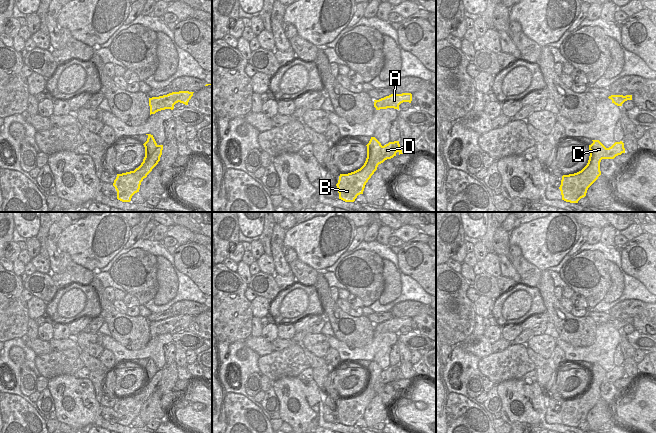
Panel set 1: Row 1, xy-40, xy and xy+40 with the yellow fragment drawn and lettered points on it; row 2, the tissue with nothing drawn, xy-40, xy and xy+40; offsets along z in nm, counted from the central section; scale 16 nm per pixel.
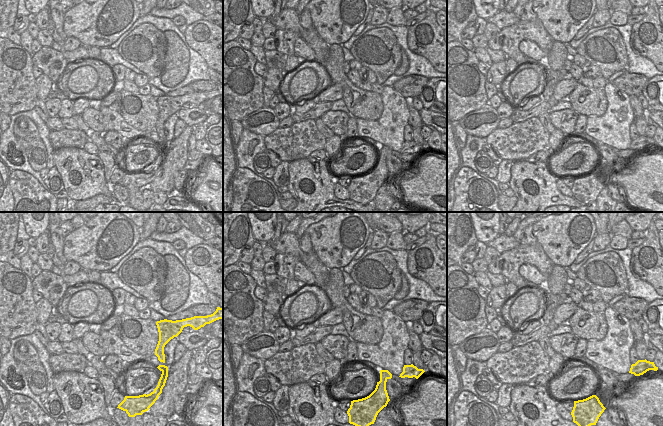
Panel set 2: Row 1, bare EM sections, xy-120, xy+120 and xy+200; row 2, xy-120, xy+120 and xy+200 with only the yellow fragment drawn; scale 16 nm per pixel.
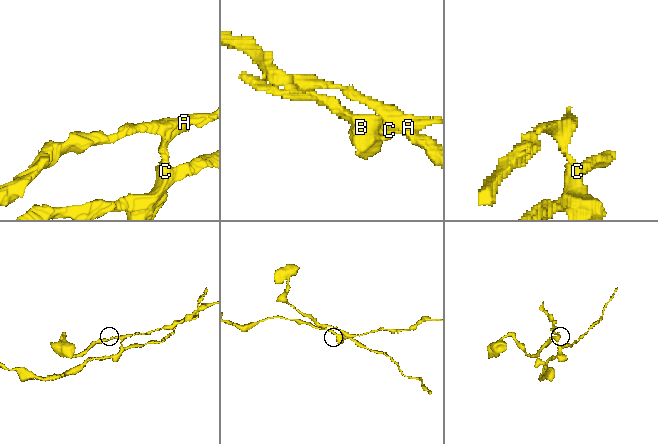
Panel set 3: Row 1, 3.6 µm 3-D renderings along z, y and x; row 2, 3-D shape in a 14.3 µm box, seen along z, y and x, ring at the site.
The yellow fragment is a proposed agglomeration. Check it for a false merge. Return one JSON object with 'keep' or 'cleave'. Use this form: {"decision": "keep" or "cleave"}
{"decision": "cleave"}

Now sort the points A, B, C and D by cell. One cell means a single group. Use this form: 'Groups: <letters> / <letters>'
Groups: A B C / D.

